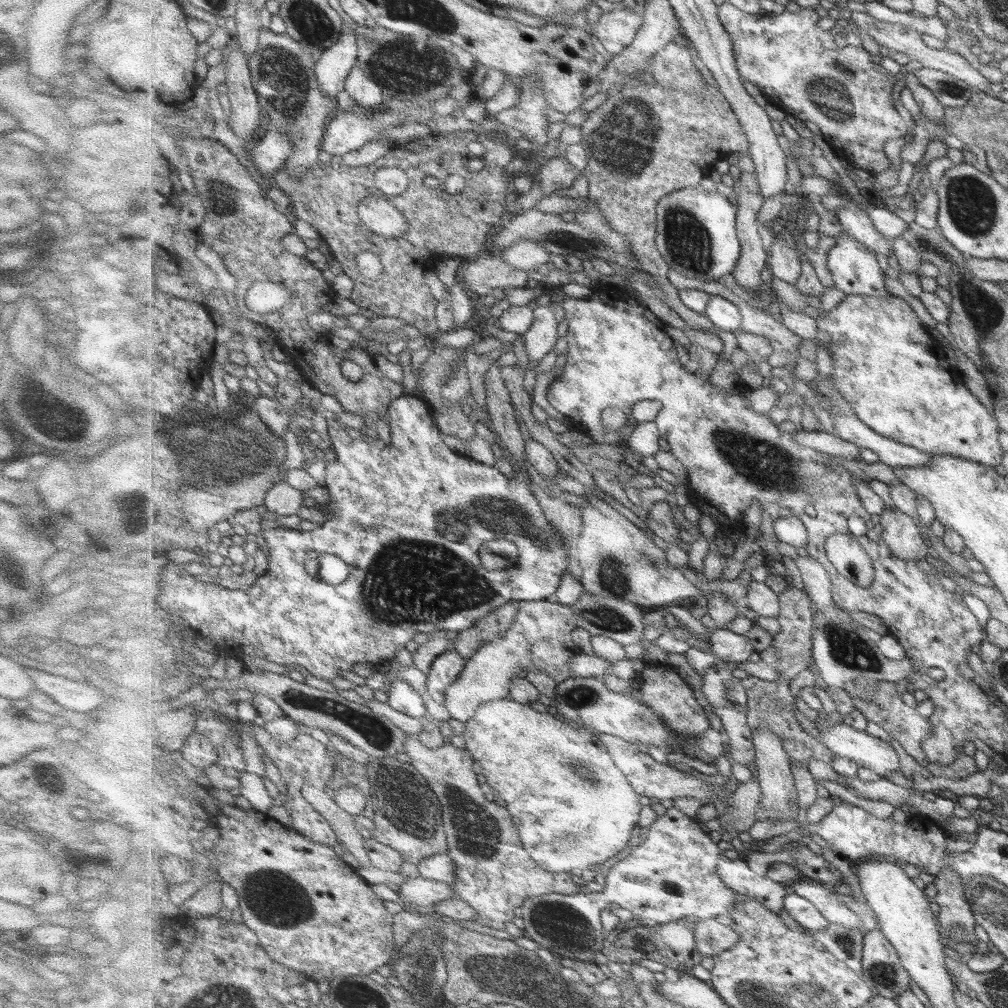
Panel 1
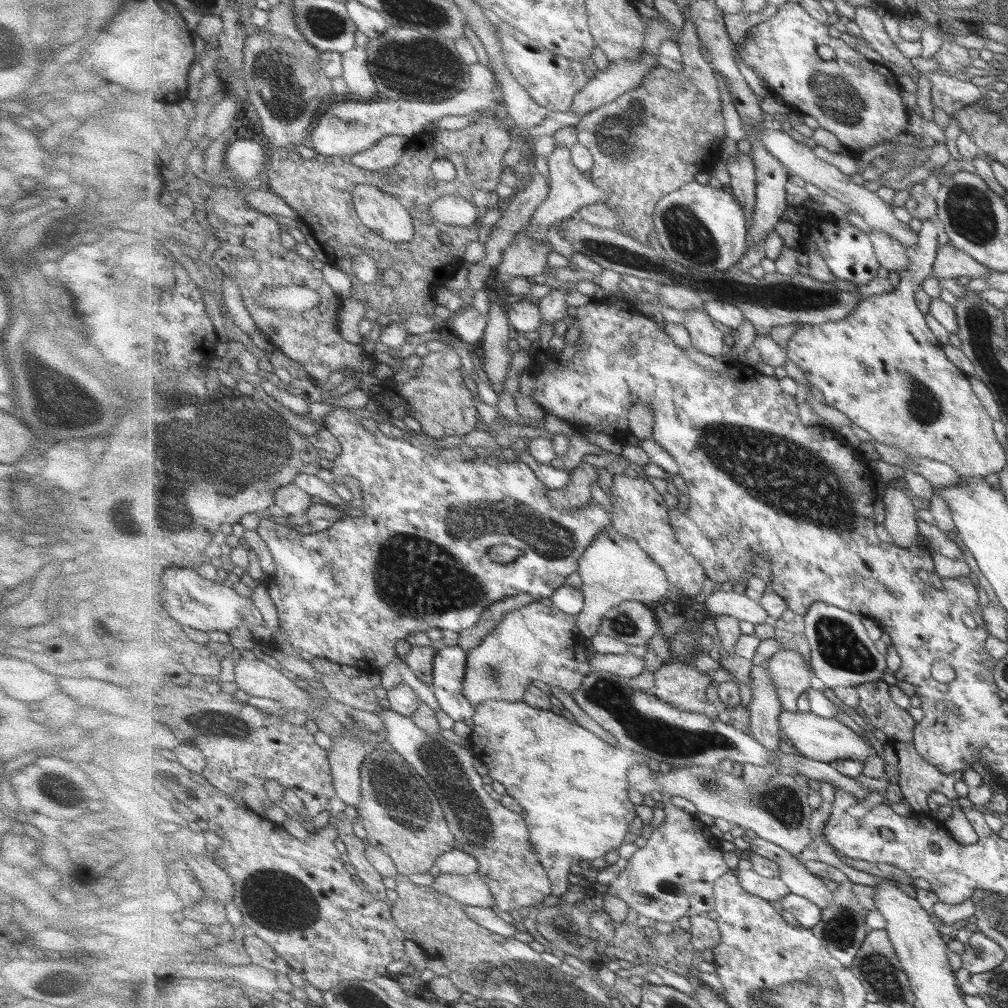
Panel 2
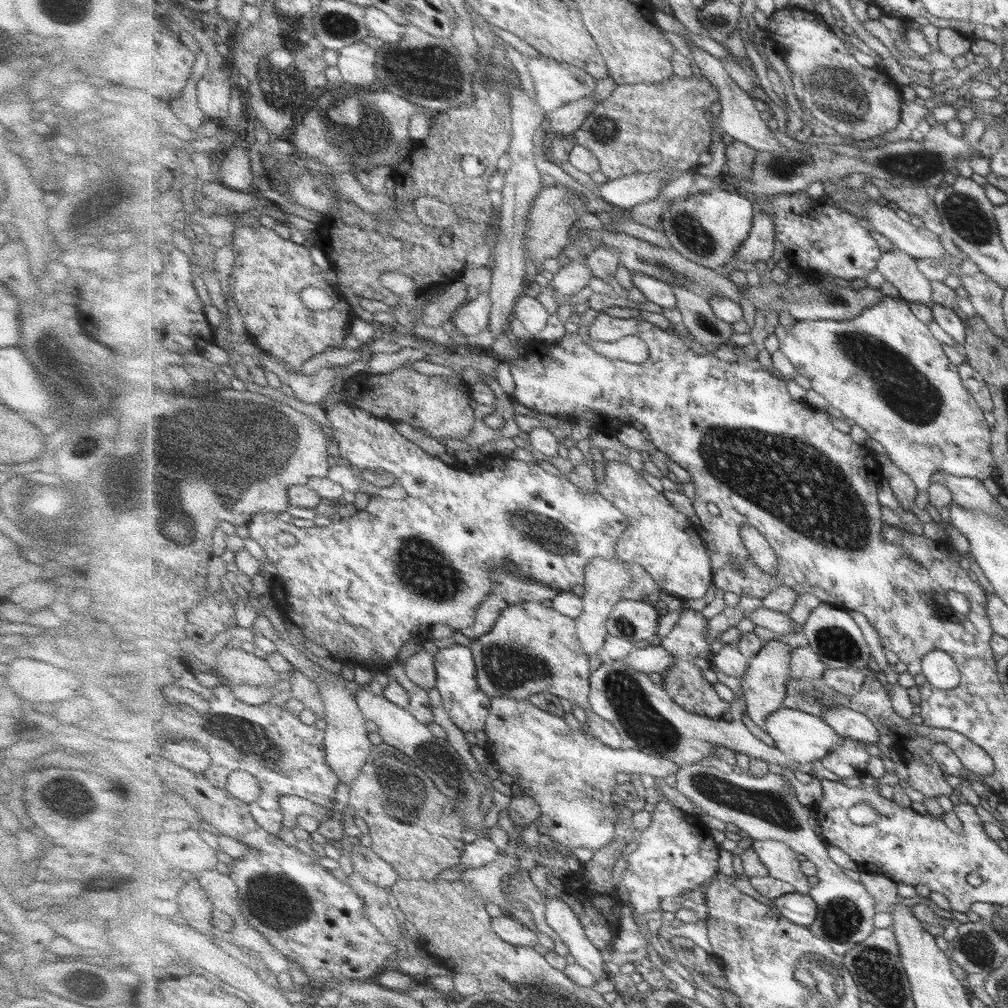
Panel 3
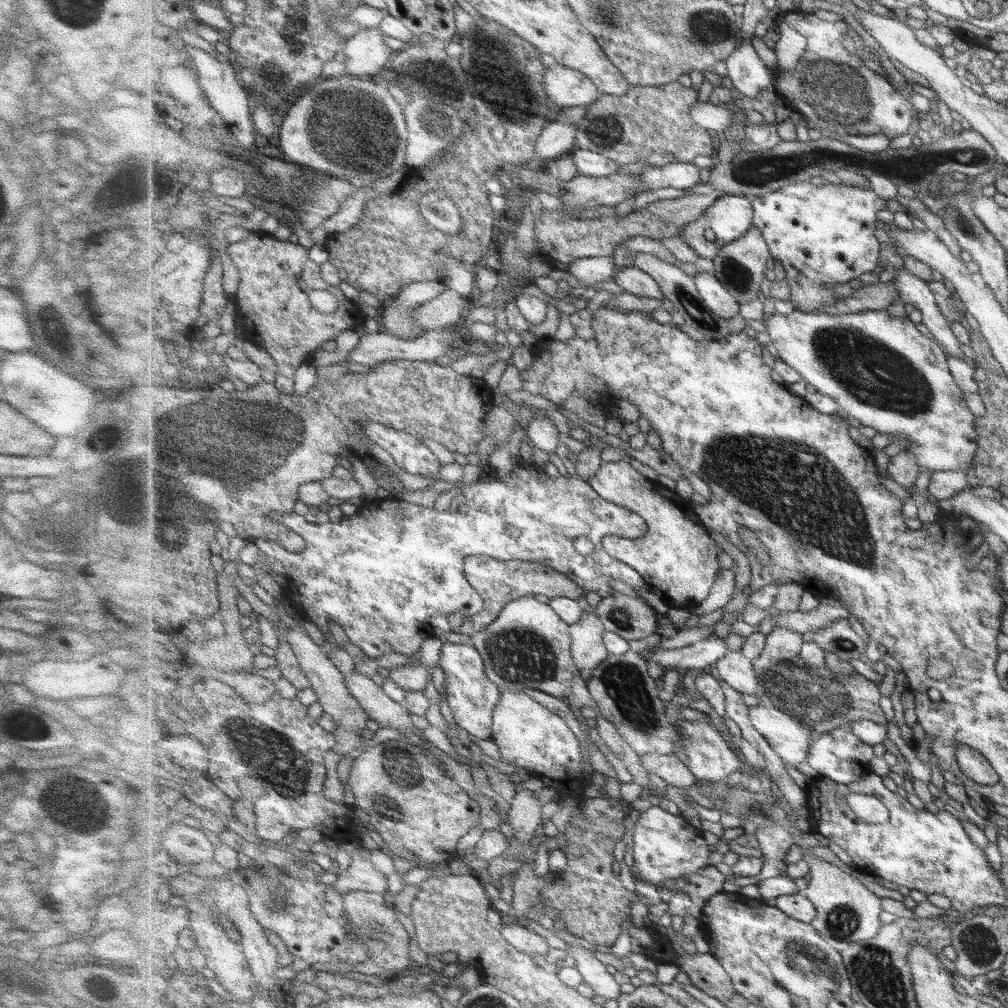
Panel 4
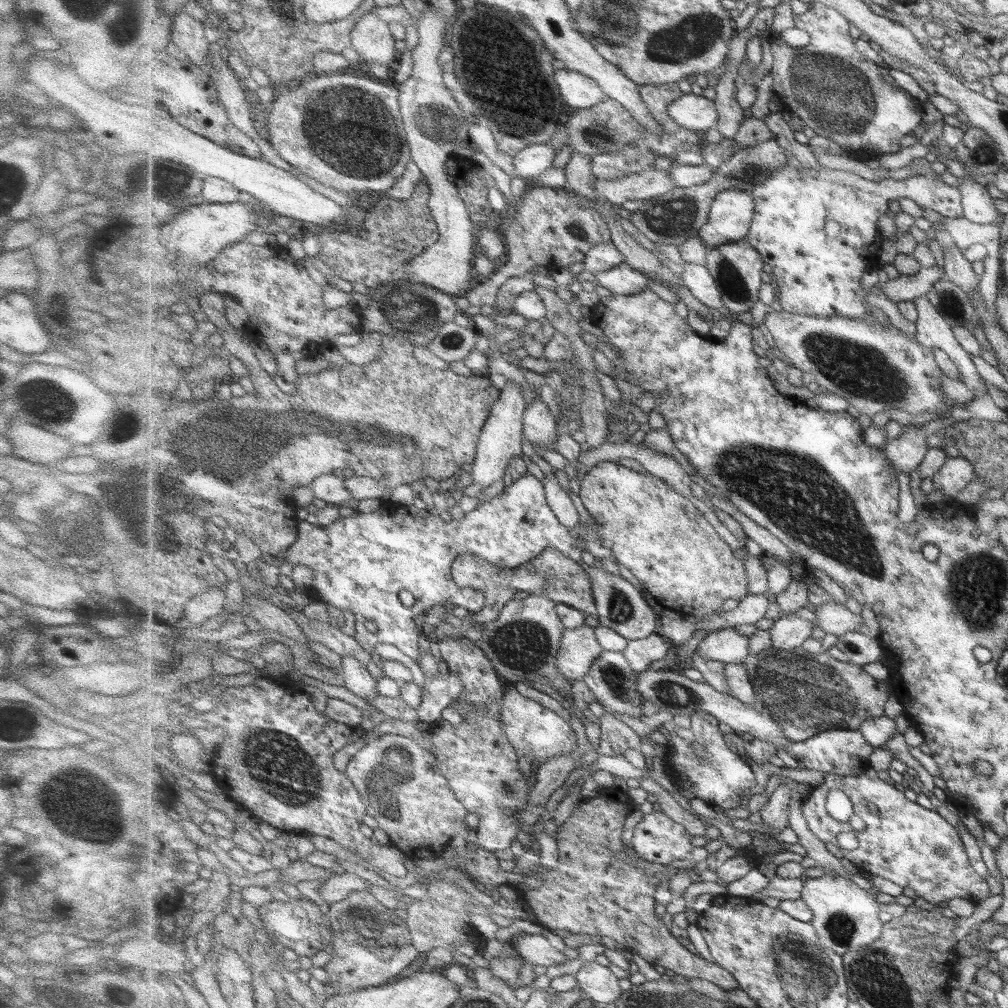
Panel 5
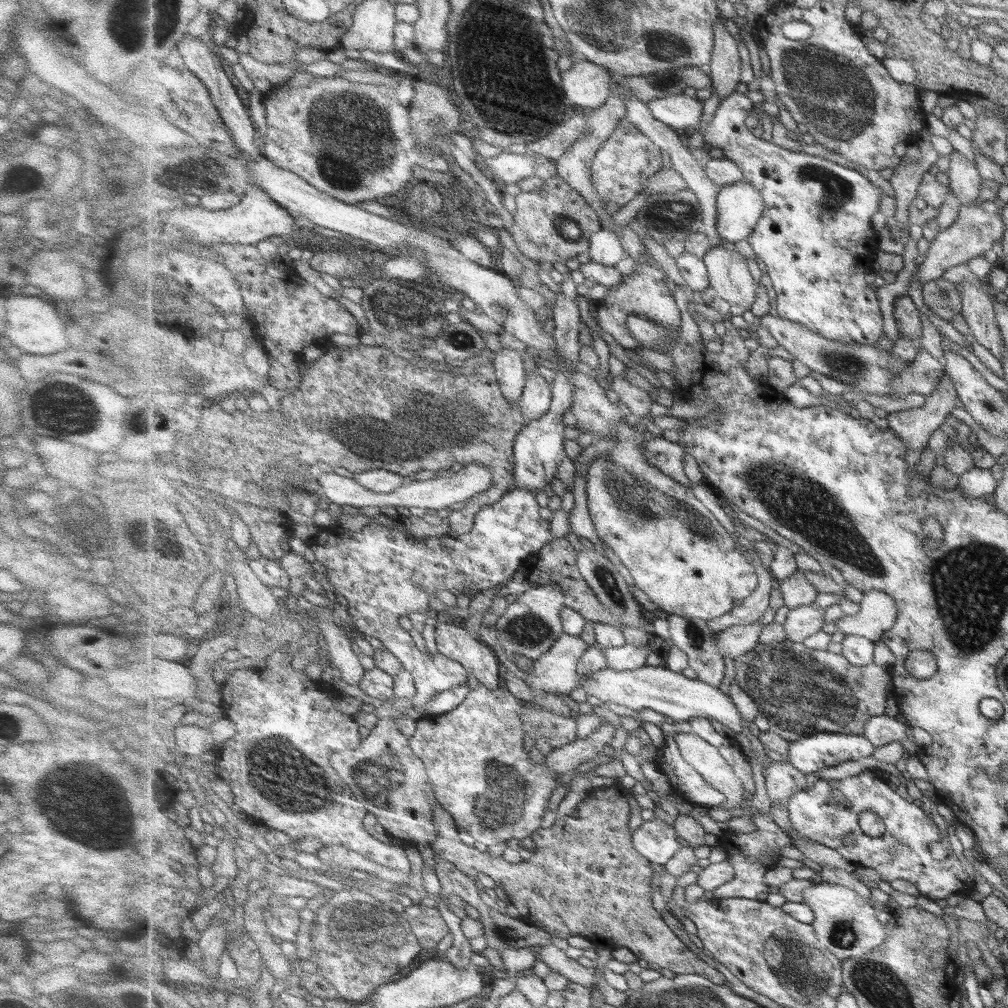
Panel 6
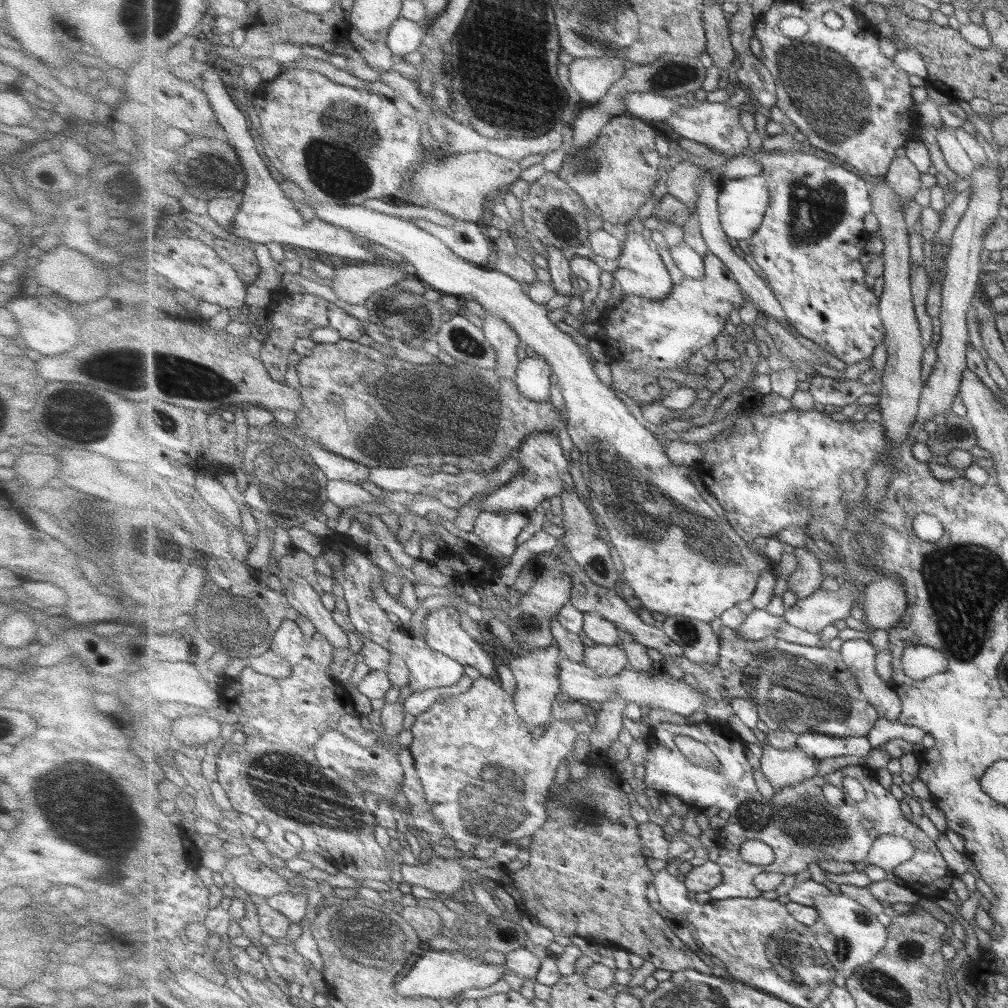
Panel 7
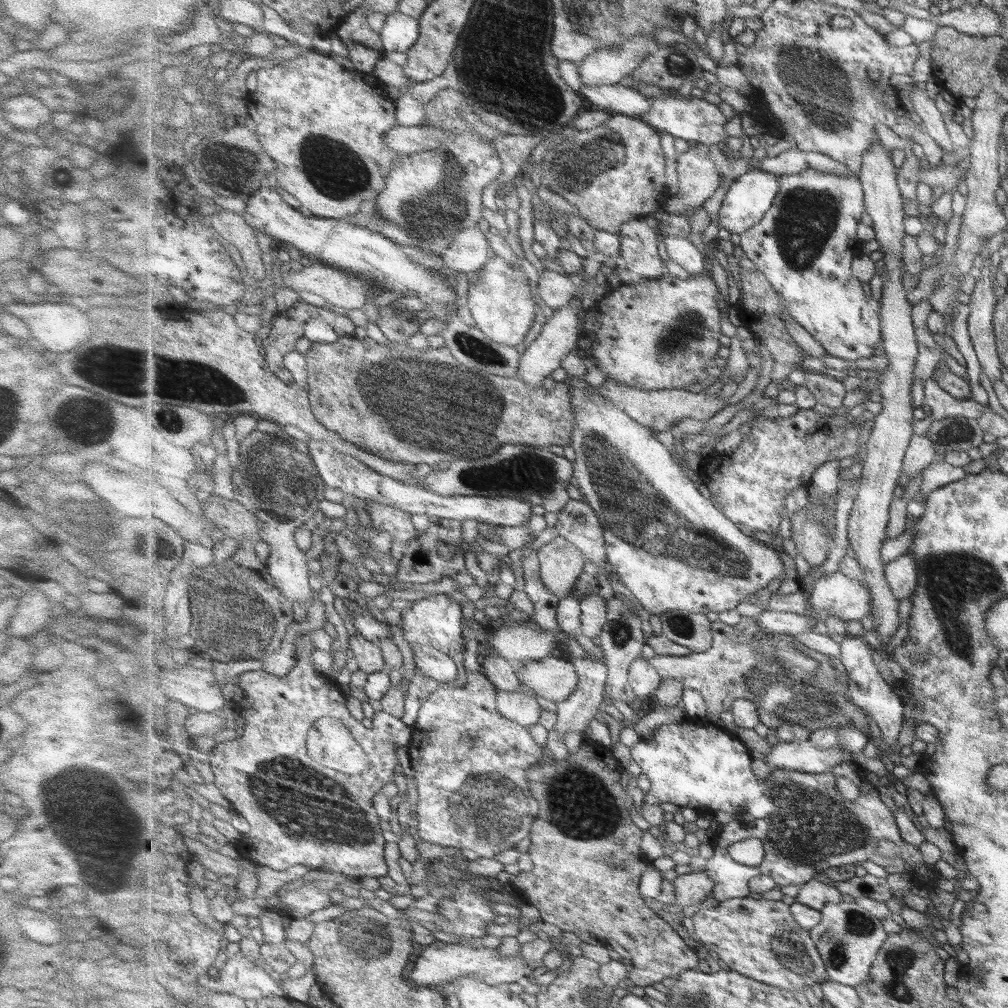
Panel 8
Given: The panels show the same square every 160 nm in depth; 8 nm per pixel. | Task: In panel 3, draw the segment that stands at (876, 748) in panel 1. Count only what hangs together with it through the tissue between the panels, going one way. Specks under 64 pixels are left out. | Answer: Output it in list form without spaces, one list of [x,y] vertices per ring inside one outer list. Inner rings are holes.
[[[785,708],[774,712],[766,722],[765,731],[773,738],[775,746],[795,762],[807,764],[817,762],[831,754],[844,743],[844,736],[835,732],[821,716],[815,716],[802,709]]]

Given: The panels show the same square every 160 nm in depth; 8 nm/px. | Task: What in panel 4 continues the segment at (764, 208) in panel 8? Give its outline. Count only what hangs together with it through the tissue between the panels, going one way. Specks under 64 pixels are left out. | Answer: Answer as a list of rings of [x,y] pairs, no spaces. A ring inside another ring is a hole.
[[[725,195],[718,198],[711,206],[708,206],[702,215],[684,226],[680,234],[687,241],[687,244],[701,256],[714,260],[719,250],[726,244],[745,235],[754,226],[754,203],[753,199],[739,195]]]

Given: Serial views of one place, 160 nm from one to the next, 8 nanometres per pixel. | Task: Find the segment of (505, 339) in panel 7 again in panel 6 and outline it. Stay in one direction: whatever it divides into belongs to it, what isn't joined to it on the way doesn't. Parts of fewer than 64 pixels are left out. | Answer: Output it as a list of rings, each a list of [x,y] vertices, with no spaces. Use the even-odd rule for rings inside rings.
[[[501,348],[494,354],[493,366],[500,388],[509,401],[519,403],[526,386],[527,368],[523,366],[524,354]]]

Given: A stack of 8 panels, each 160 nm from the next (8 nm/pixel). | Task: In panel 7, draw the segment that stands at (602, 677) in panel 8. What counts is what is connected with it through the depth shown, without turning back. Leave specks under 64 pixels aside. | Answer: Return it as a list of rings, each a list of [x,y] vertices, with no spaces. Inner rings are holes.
[[[588,642],[585,647],[584,664],[601,676],[610,677],[627,669],[628,656],[626,651],[617,645],[605,646]],[[480,676],[473,680],[468,691],[451,697],[440,698],[427,712],[416,717],[413,726],[410,728],[414,739],[408,749],[414,756],[419,778],[421,778],[423,788],[425,788],[426,801],[430,804],[431,810],[434,812],[433,816],[437,818],[439,826],[445,830],[445,834],[451,836],[451,840],[455,840],[455,842],[459,840],[459,844],[463,844],[463,854],[473,856],[476,852],[483,852],[486,859],[488,859],[496,848],[503,848],[503,845],[516,845],[516,841],[523,840],[523,837],[533,837],[535,832],[538,832],[550,820],[550,813],[547,810],[551,796],[550,790],[555,786],[555,776],[557,776],[557,770],[561,766],[561,760],[567,758],[570,752],[573,751],[578,732],[575,730],[572,720],[552,720],[551,725],[544,733],[545,738],[531,740],[531,744],[525,744],[525,748],[521,748],[521,730],[523,730],[523,726],[525,726],[525,722],[521,722],[521,717],[517,716],[514,695],[507,692],[502,685],[499,686],[497,681],[493,682],[491,678]]]

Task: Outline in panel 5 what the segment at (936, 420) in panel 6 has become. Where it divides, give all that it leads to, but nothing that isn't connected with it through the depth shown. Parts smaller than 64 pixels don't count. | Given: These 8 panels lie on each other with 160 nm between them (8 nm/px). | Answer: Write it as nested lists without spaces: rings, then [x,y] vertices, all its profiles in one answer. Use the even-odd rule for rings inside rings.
[[[903,426],[903,431],[897,439],[888,440],[885,445],[886,456],[890,464],[899,473],[911,474],[918,470],[926,458],[927,437],[921,433],[922,426]]]

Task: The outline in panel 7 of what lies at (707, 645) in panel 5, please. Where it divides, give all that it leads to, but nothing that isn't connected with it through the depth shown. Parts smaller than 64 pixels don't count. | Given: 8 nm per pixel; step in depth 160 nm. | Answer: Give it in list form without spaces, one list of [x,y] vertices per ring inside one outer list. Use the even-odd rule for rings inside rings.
[[[753,609],[746,618],[746,622],[737,630],[743,640],[759,641],[765,637],[777,634],[787,621],[783,616],[773,616],[767,610]]]

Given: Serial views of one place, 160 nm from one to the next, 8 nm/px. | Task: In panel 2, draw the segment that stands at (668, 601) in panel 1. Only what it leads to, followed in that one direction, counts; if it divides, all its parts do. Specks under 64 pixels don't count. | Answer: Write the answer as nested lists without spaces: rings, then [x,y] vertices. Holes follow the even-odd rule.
[[[611,522],[609,530],[605,534],[601,534],[594,540],[593,544],[587,548],[585,554],[578,562],[578,574],[581,576],[582,585],[580,589],[584,594],[584,607],[578,614],[578,628],[583,638],[591,640],[595,634],[599,633],[601,628],[602,616],[612,608],[618,607],[619,604],[625,601],[635,601],[654,606],[666,600],[667,594],[674,590],[674,586],[668,579],[668,574],[661,568],[655,560],[639,546],[636,540],[624,537]],[[722,589],[713,591],[706,598],[703,609],[708,609],[711,616],[729,615],[742,622],[751,624],[768,624],[769,613],[760,601],[753,600],[745,594]]]

